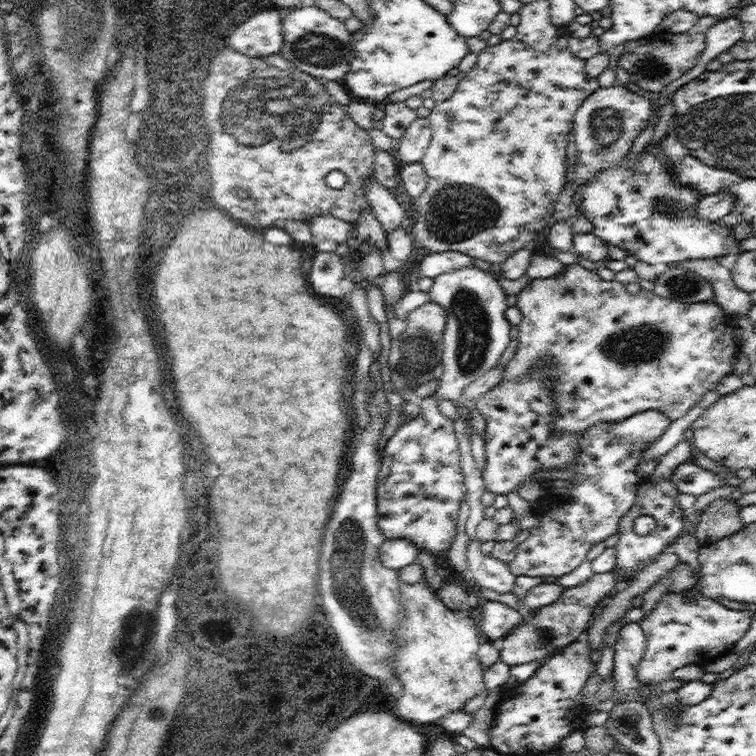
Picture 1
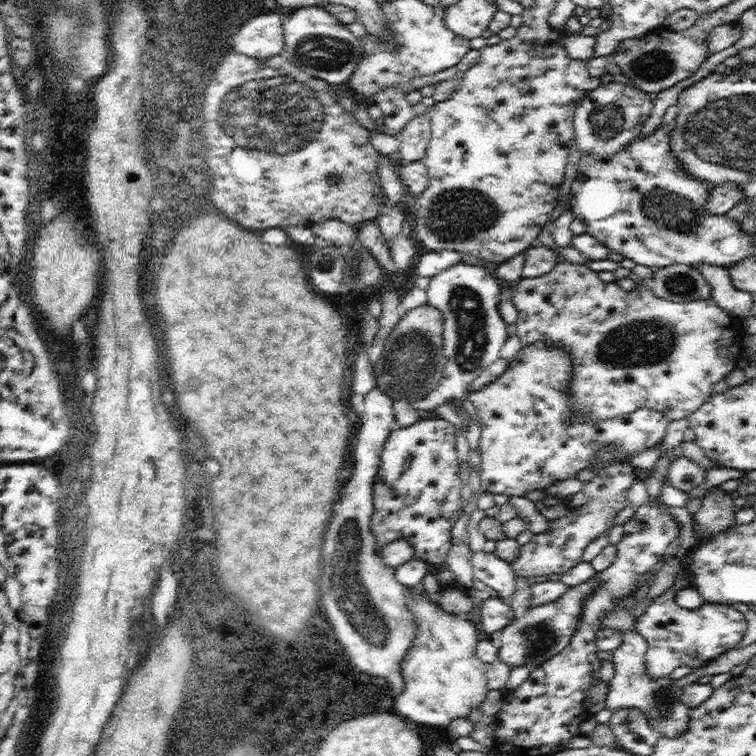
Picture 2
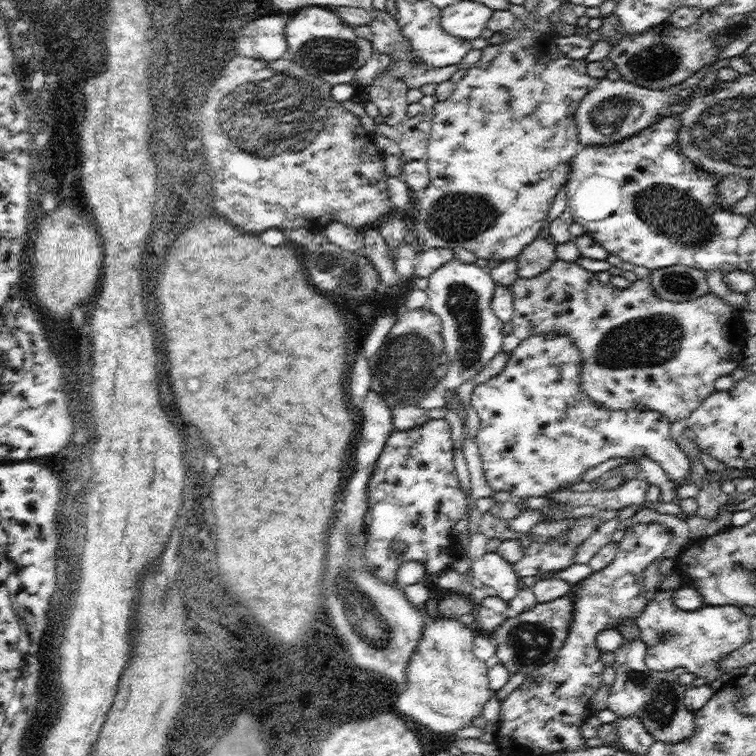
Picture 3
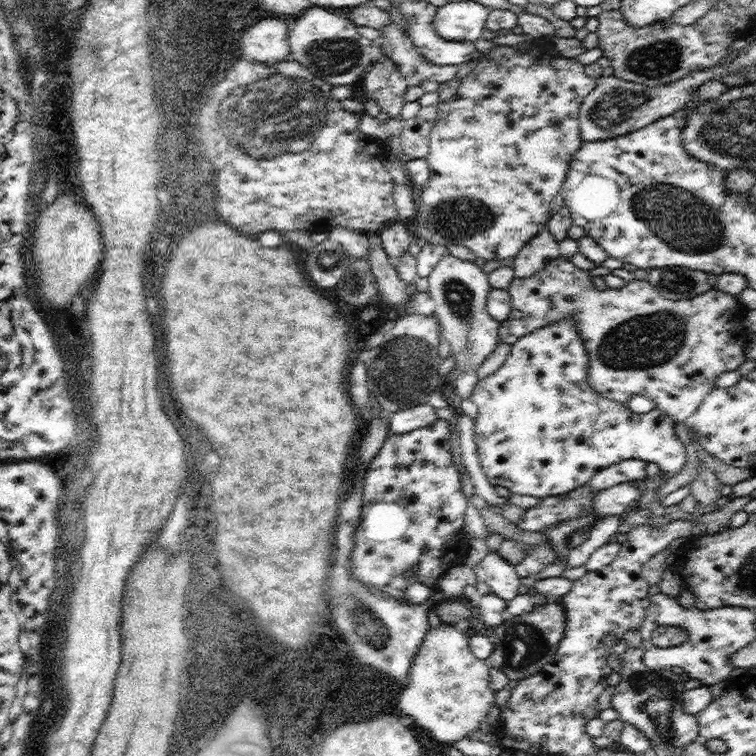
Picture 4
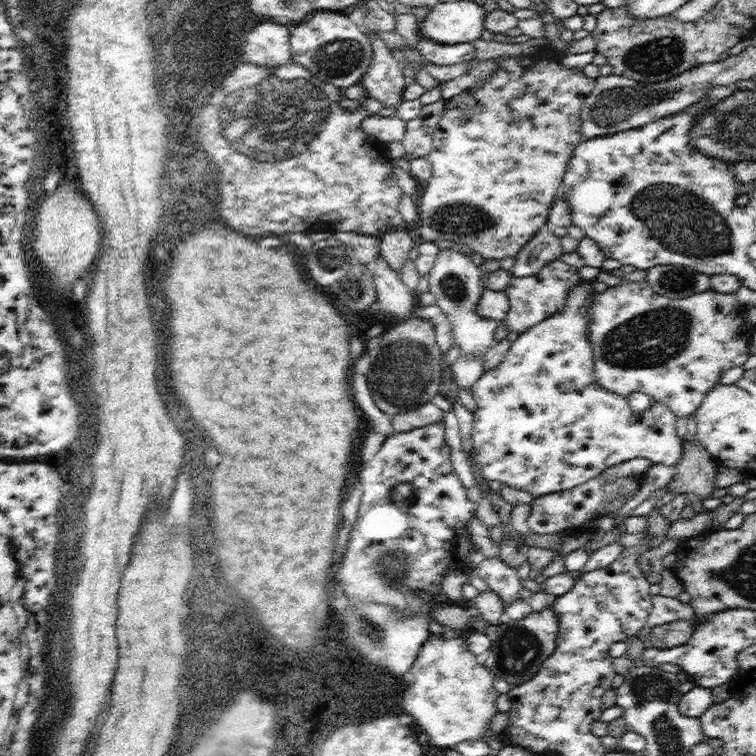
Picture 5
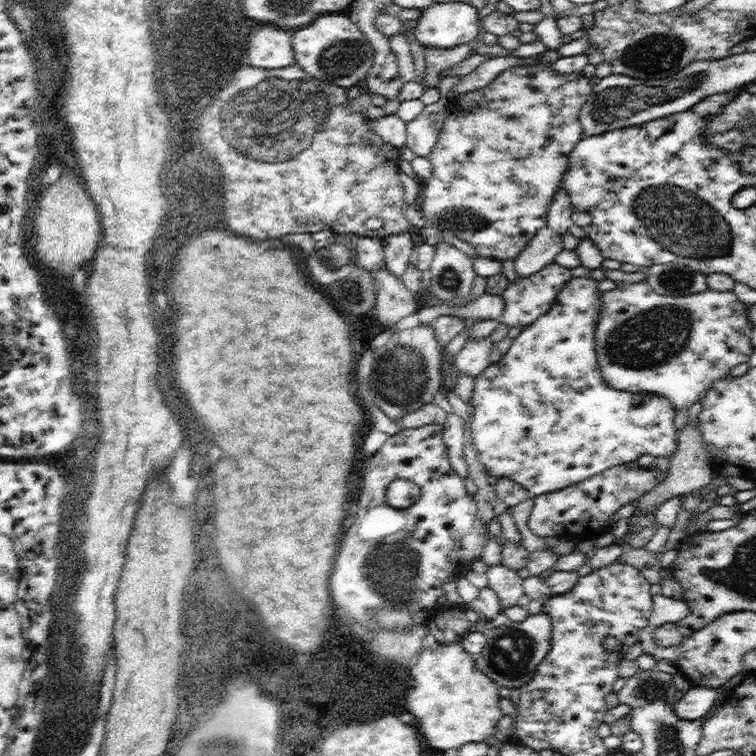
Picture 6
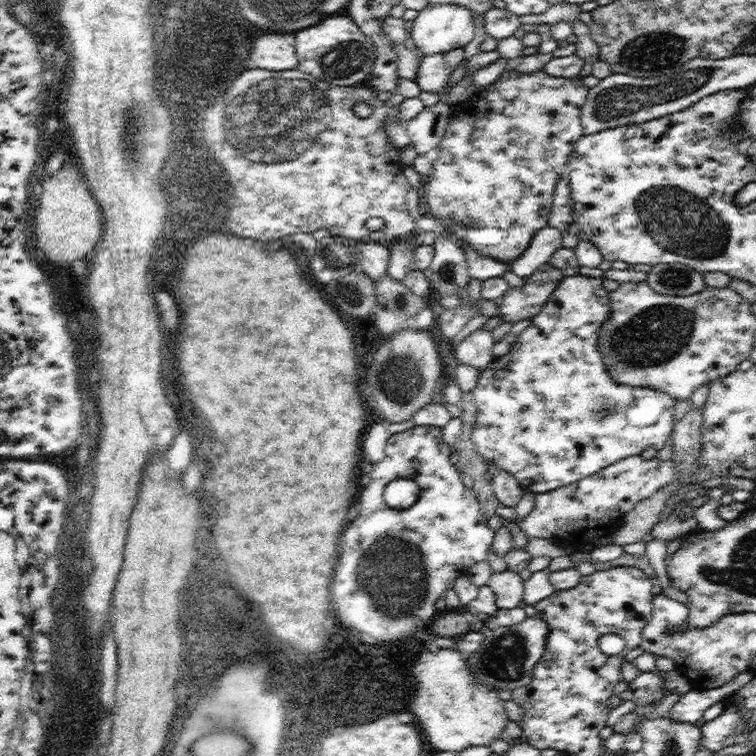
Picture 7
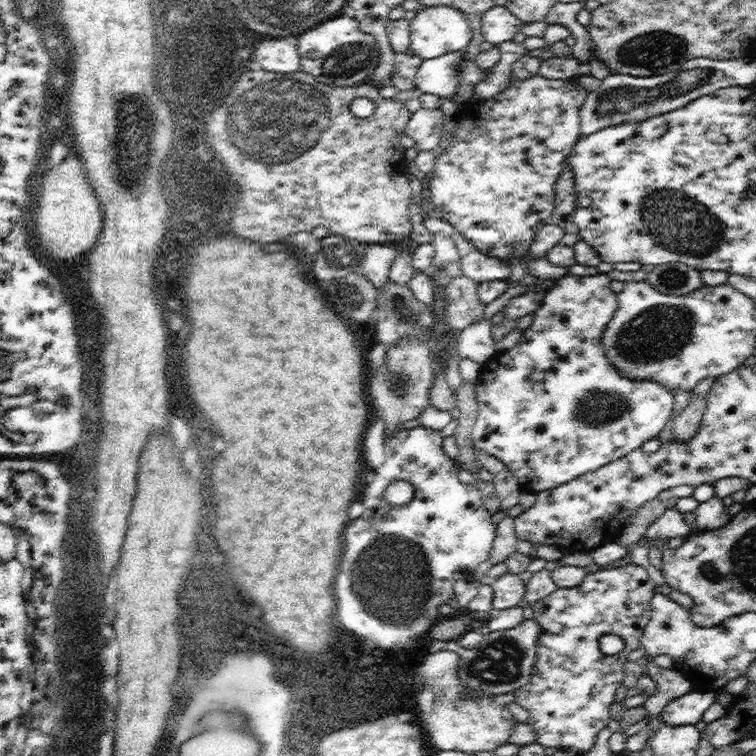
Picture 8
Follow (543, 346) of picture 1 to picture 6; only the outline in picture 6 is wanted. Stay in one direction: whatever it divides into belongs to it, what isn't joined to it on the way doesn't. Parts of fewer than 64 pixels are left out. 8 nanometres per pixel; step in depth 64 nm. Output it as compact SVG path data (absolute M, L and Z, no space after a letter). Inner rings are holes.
M547 264L545 268L541 268L539 272L527 276L527 278L519 278L515 284L509 284L505 288L503 302L503 314L499 318L501 324L507 324L509 328L527 328L529 324L533 324L533 320L541 318L545 312L549 312L549 308L553 306L553 300L557 300L557 294L561 292L561 288L565 286L565 282L569 282L573 276L569 274L569 268L563 268L561 264ZM619 282L617 288L603 292L603 312L595 326L595 352L601 378L617 390L633 394L665 396L679 408L689 408L703 398L713 382L723 380L729 370L751 356L751 332L755 324L749 320L749 306L731 290L705 290L689 296L663 296L649 288L647 282Z

